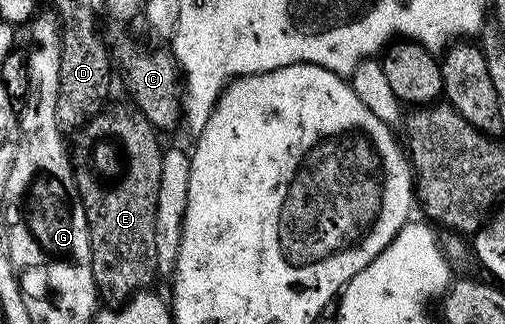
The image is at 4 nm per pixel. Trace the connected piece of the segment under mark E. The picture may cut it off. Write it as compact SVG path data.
M133 105L103 108L93 115L90 121L82 127L77 135L78 143L72 146L72 165L74 168L74 182L78 185L78 195L84 204L84 216L88 220L90 229L90 263L94 284L98 288L99 299L106 304L121 304L126 302L138 290L145 290L151 285L150 281L158 274L156 260L156 196L160 196L160 164L162 163L163 143L158 143L159 131Z

